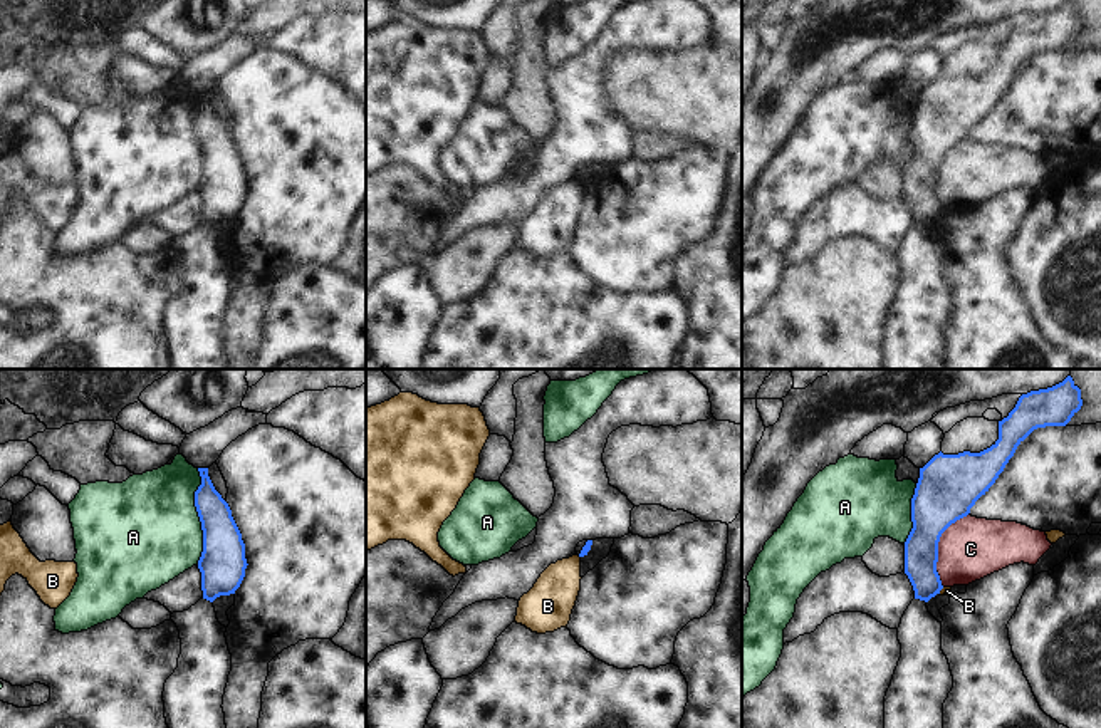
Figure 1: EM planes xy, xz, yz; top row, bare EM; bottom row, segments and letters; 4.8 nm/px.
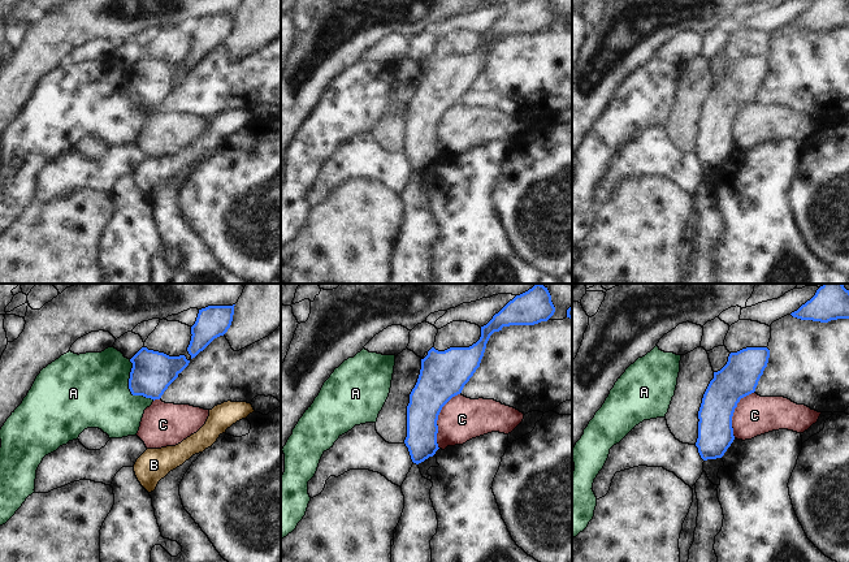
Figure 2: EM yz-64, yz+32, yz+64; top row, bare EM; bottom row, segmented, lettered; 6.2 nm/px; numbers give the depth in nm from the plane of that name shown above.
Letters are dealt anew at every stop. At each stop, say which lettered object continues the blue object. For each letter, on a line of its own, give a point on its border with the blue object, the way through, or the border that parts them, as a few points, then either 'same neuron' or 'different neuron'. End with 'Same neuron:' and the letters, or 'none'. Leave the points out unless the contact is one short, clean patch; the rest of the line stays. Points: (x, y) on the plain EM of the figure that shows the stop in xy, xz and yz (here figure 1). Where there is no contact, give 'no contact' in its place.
A: xy (198, 140) | different neuron
B: yz (940, 213) | along yz (944, 212), (939, 217) | different neuron
C: yz (937, 171) | along yz (969, 136), (957, 143), (940, 161), (937, 198), (942, 210) | different neuron
Same neuron: none

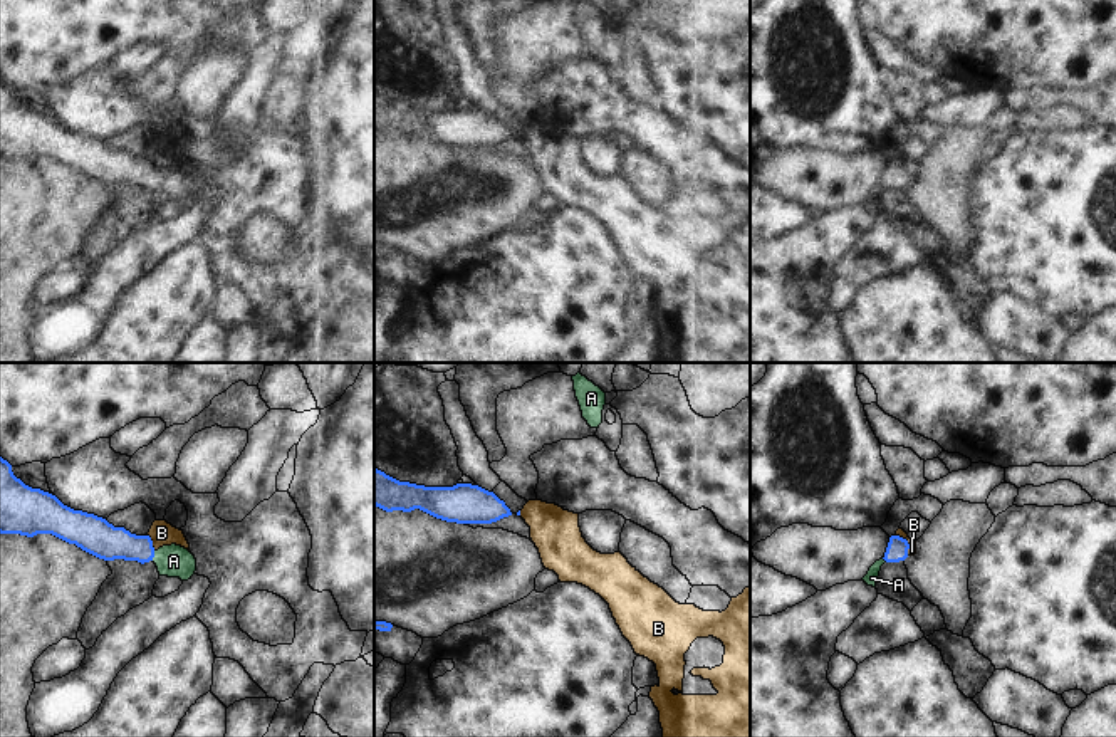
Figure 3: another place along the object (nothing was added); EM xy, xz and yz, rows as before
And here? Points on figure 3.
A: xy (153, 180) | across xy (104, 165), (140, 172), (153, 180), (173, 185) | same neuron
B: yz (907, 167) | along yz (895, 158), (907, 165), (908, 178) | different neuron
Same neuron: A

